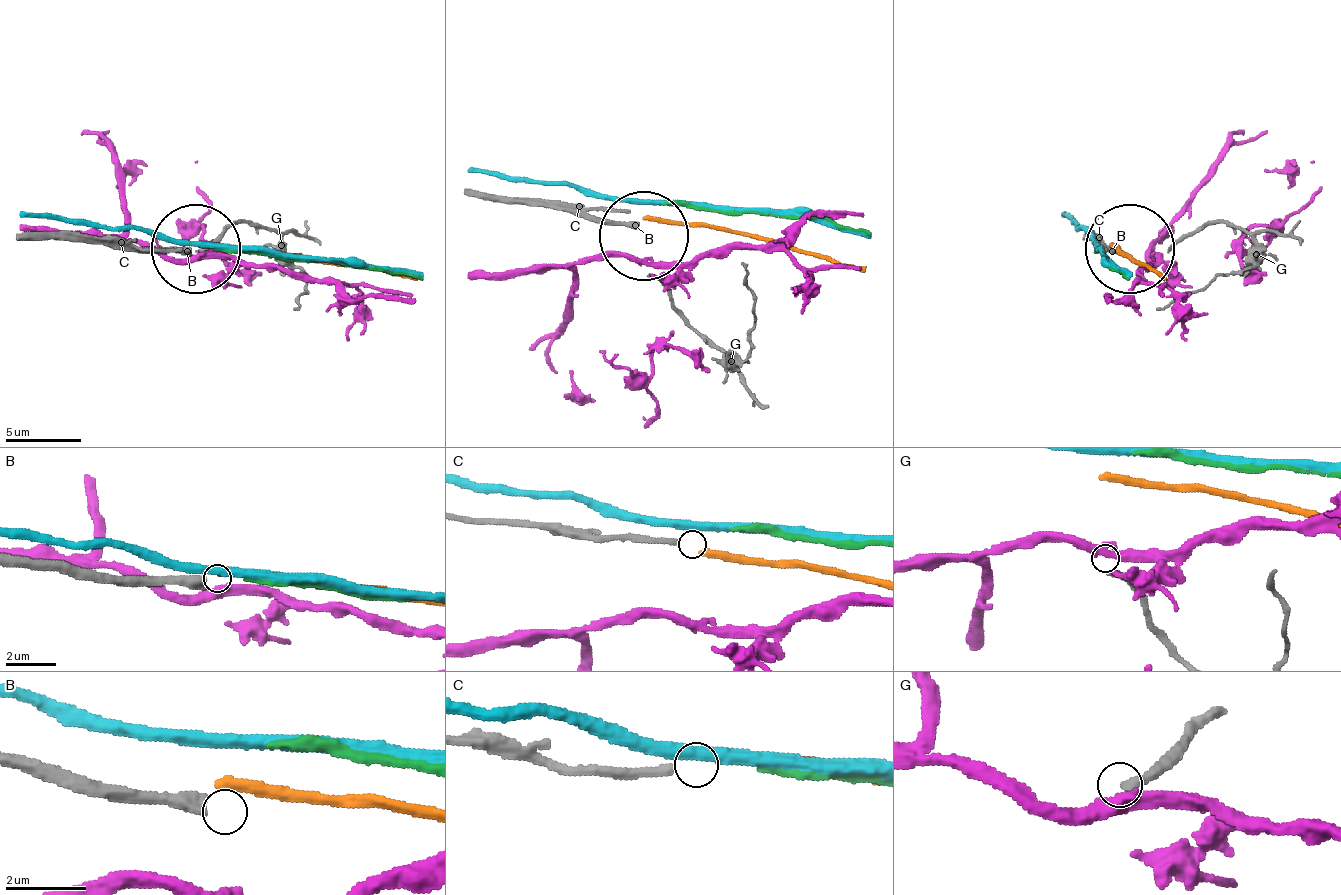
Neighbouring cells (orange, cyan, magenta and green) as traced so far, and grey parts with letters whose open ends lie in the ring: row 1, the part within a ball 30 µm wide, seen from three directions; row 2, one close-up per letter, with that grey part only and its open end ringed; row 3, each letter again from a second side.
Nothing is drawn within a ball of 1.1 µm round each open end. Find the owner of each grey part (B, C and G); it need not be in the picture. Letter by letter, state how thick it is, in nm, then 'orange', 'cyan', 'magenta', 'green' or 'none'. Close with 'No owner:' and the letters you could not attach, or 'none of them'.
B: 400 nm | none
C: 240 nm | none
G: 240 nm | magenta
No owner: B, C

